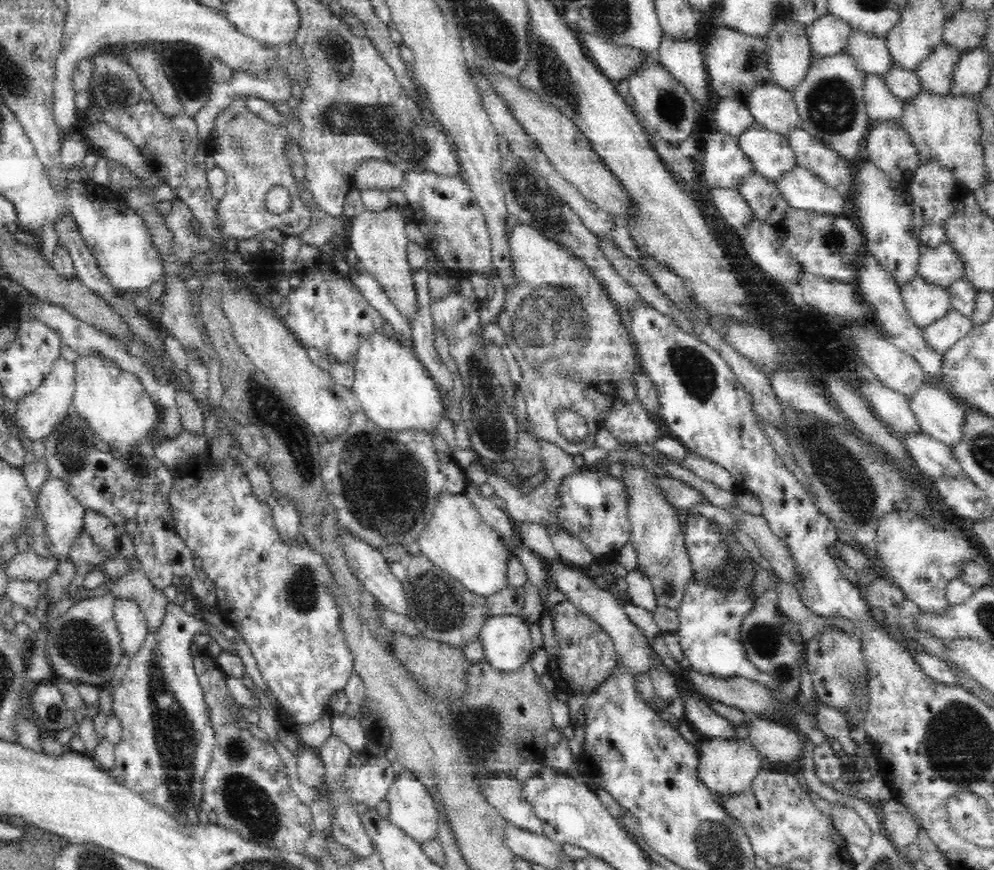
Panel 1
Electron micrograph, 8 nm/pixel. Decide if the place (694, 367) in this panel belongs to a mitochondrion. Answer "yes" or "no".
yes

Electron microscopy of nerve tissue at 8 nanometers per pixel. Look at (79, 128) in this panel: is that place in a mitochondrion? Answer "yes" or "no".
no

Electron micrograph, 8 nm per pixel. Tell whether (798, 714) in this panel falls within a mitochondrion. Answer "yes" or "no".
no

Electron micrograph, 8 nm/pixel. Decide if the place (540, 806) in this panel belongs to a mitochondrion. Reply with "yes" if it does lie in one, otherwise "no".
no

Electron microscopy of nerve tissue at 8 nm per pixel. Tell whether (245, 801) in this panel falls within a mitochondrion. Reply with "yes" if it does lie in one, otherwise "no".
yes

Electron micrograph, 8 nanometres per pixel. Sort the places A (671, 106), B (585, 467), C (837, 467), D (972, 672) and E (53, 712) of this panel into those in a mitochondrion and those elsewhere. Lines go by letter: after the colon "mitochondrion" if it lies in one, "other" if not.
A: mitochondrion
B: other
C: mitochondrion
D: other
E: mitochondrion

